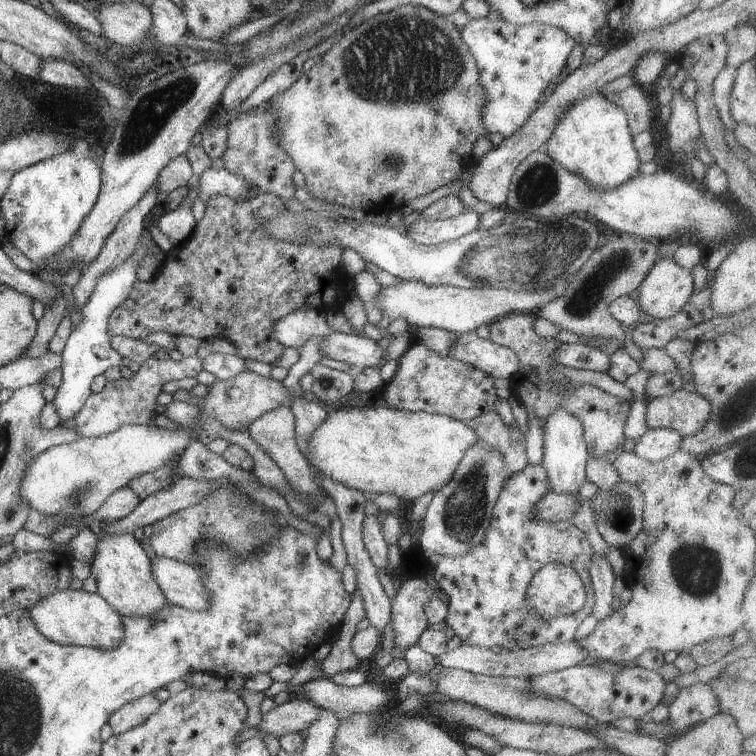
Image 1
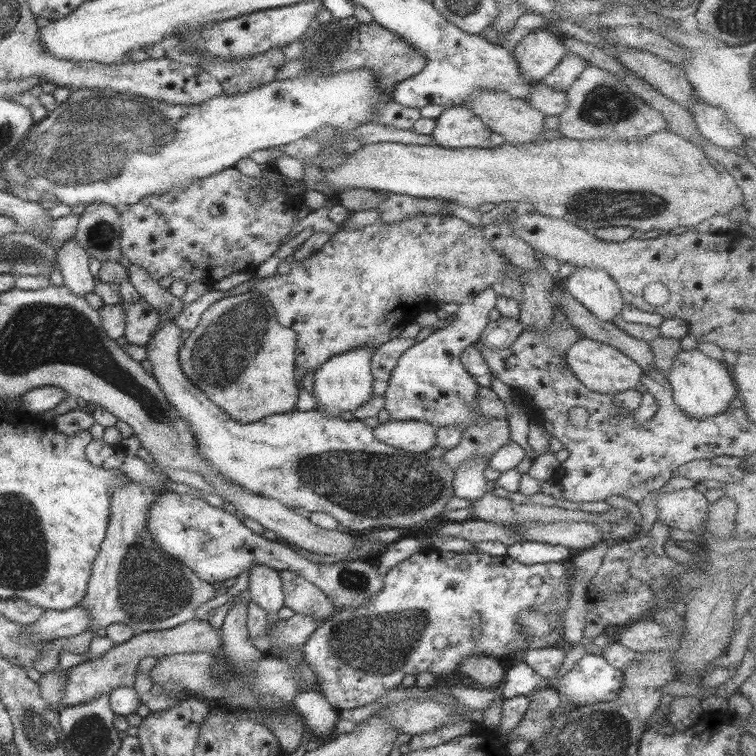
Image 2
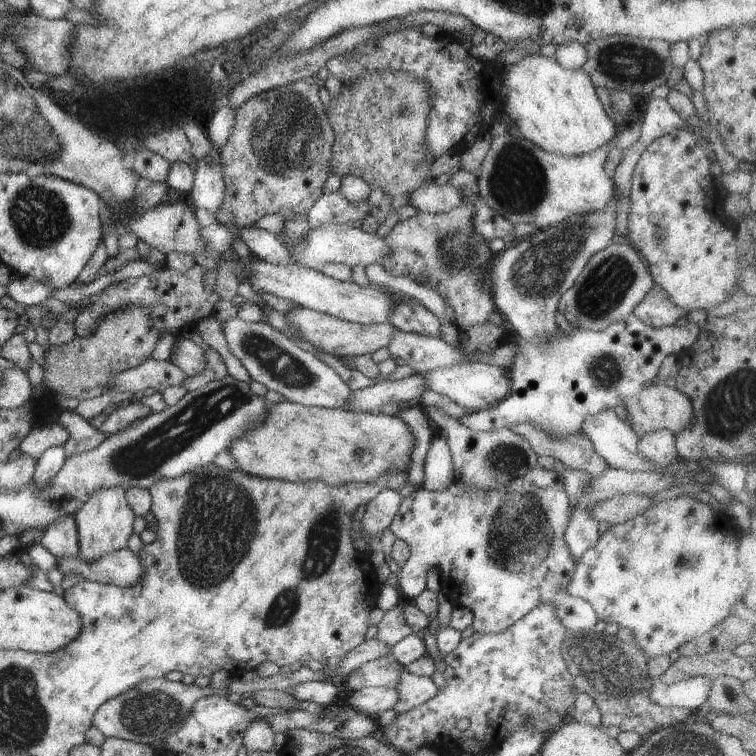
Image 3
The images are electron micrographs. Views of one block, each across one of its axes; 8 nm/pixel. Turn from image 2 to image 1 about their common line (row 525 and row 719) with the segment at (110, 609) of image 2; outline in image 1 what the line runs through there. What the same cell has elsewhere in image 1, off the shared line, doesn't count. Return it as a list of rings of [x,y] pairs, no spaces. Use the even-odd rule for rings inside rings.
[[[151,693],[142,696],[116,710],[108,720],[112,731],[115,734],[121,734],[149,720],[150,716],[153,716],[161,706],[161,702],[156,699],[155,695]]]

